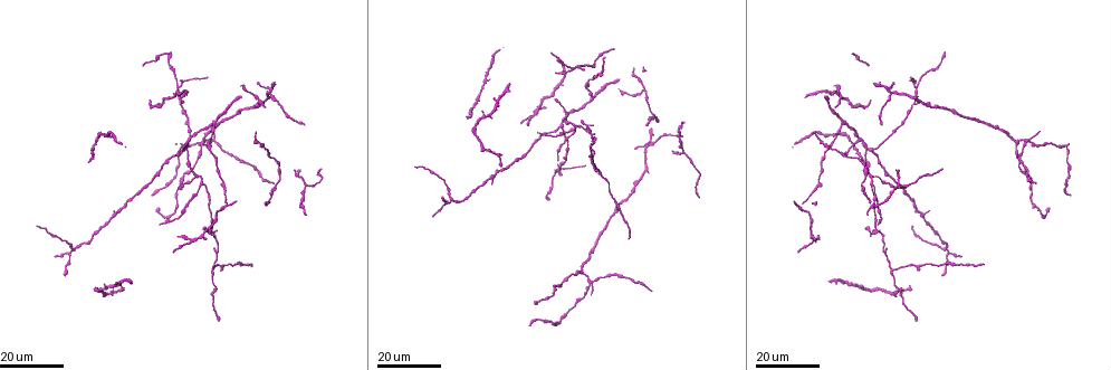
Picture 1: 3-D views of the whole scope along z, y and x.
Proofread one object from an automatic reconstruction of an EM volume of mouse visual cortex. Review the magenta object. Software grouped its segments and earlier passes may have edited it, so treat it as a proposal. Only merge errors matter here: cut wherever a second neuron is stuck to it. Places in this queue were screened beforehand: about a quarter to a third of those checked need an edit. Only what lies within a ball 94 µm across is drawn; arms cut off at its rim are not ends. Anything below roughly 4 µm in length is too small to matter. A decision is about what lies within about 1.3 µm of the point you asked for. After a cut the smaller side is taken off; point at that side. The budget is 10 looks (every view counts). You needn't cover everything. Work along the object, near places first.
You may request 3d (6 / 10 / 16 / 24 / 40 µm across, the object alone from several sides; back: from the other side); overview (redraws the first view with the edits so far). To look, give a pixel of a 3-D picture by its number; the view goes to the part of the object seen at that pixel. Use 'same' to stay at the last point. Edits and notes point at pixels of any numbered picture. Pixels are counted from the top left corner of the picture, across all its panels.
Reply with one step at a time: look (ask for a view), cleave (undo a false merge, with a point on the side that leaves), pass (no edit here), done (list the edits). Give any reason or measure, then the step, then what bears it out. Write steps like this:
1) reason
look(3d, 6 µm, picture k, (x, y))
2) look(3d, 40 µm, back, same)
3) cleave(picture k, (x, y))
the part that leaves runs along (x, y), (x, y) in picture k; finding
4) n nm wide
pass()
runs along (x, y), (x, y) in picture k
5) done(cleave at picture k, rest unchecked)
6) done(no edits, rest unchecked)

look(3d, 16 µm, picture 1, (828, 92))

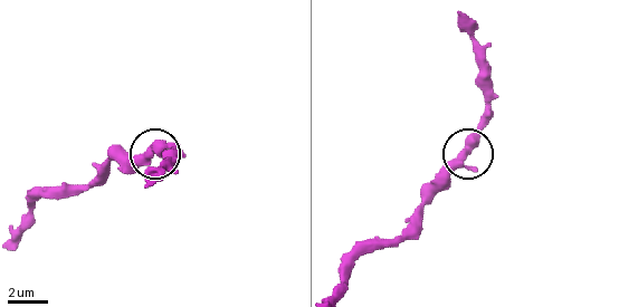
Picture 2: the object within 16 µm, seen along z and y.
zoom in
look(3d, 6 µm, picture 2, (456, 161))

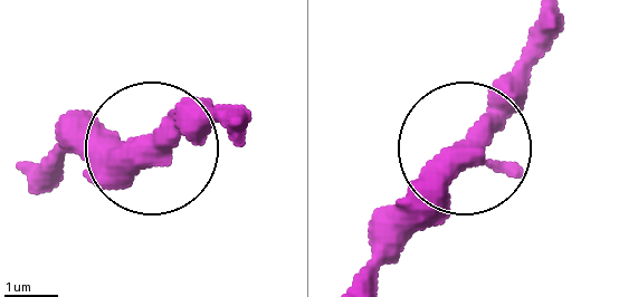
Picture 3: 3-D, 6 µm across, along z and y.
3 arms
pass()
all the same neuron

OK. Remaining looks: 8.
three-way junction
look(3d, 24 µm, picture 1, (566, 113))

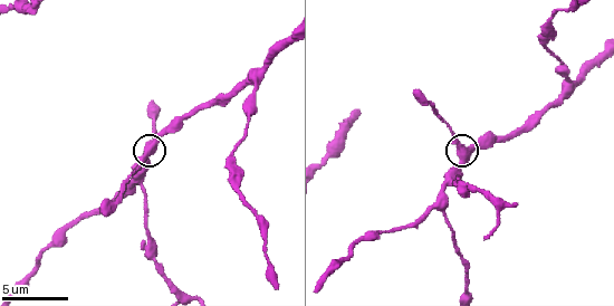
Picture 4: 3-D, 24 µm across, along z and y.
look(3d, 6 µm, picture 4, (463, 161))

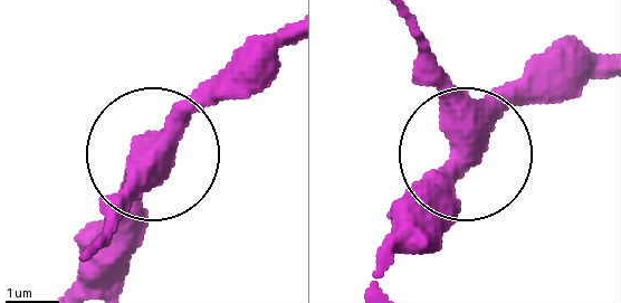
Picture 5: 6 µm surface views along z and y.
pass()
continuous, no second neuron

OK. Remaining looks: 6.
look(3d, 24 µm, picture 1, (153, 109))

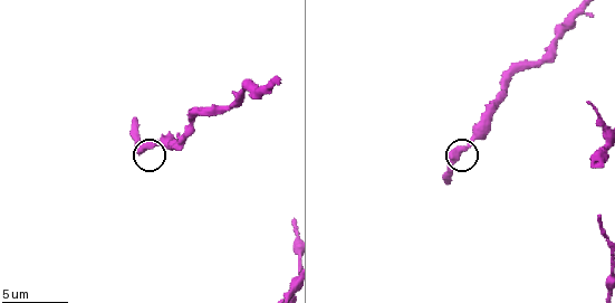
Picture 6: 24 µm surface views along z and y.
look(3d, 10 µm, picture 6, (451, 151))

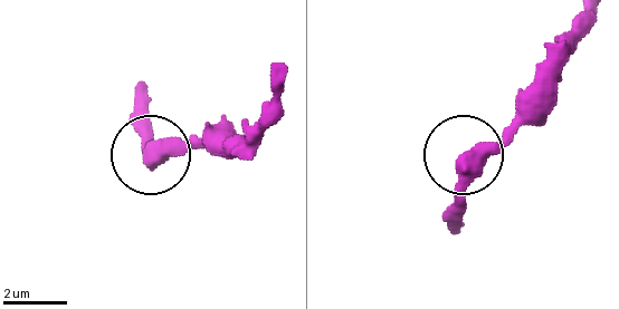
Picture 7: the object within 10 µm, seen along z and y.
pass()
continuous, no second neuron

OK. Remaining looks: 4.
three-way junction
look(3d, 6 µm, picture 4, (498, 208))

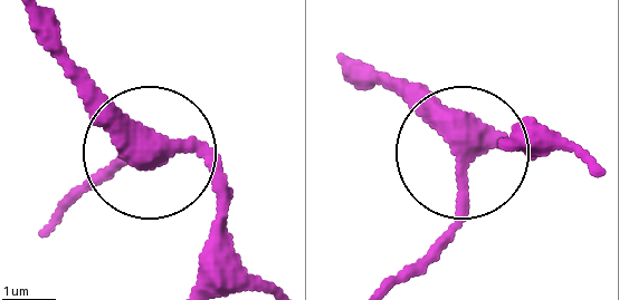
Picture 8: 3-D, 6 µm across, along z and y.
3 arms
pass()
one neuron here

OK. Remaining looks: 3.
small branch off a trunk
look(3d, 24 µm, picture 1, (915, 87))

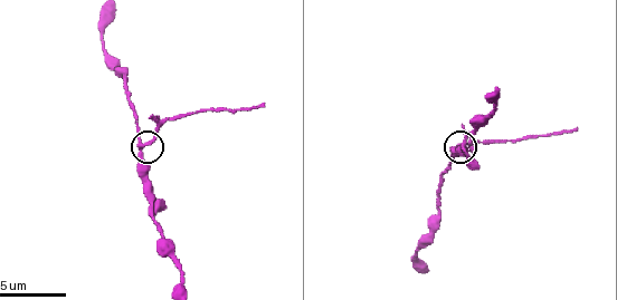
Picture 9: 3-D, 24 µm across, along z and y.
look(3d, 10 µm, picture 9, (141, 147))

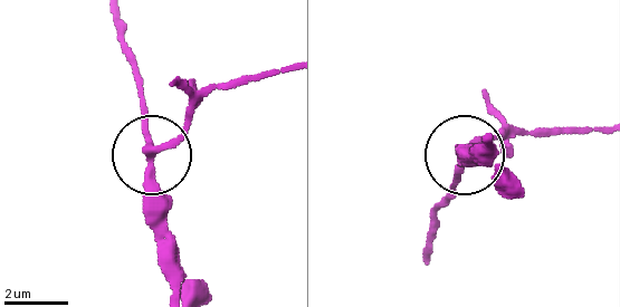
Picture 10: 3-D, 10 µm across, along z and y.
220 nm wide
pass()
runs along (175, 286), (153, 161), (210, 88) in picture 10; all the same neuron

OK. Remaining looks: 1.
done(no edits, rest unchecked)

